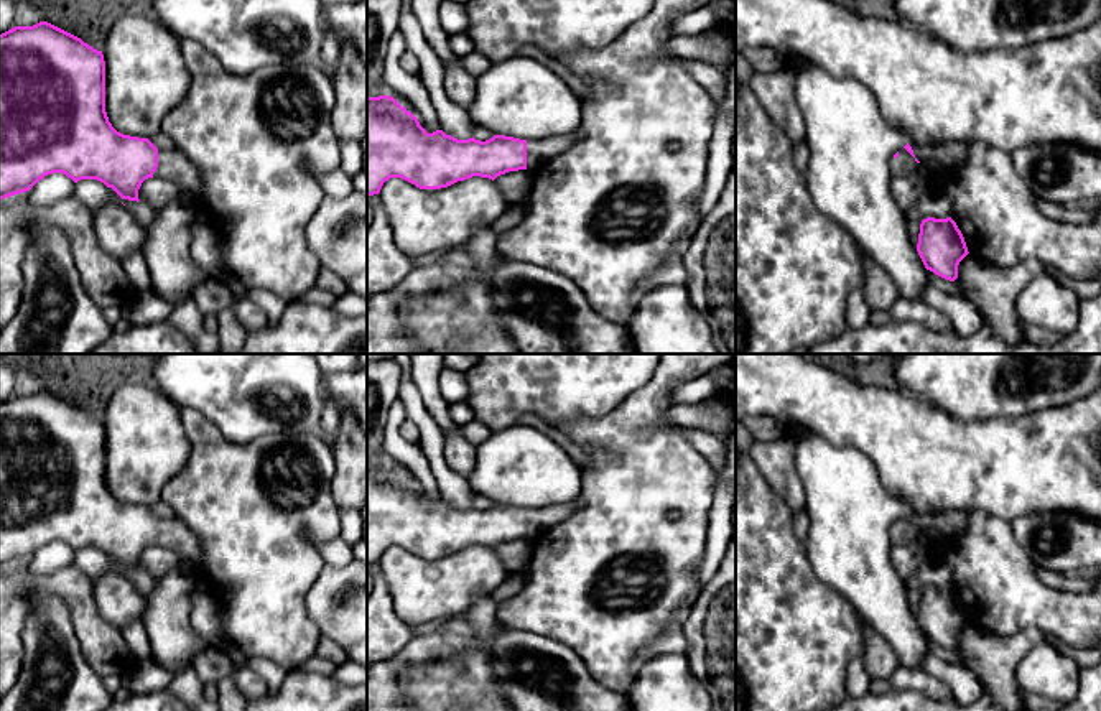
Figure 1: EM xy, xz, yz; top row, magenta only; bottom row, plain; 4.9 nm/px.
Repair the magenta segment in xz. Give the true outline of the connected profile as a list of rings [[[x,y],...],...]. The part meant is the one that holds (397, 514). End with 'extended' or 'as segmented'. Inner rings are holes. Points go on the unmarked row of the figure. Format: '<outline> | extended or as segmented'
[[[390,464],[367,466],[367,566],[379,563],[390,546],[402,546],[420,558],[441,558],[472,545],[495,548],[509,540],[537,538],[576,509],[576,502],[538,509],[494,504],[481,510],[458,509],[443,499],[428,502],[418,487]]] | extended

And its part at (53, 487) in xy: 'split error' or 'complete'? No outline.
split error

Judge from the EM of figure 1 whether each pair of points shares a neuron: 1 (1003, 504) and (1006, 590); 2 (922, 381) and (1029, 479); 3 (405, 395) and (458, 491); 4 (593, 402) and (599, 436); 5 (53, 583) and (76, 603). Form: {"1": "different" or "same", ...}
{"1": "different", "2": "different", "3": "same", "4": "different", "5": "same"}

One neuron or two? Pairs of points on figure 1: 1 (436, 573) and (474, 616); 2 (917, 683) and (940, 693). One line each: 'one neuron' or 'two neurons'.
1: two neurons
2: one neuron

